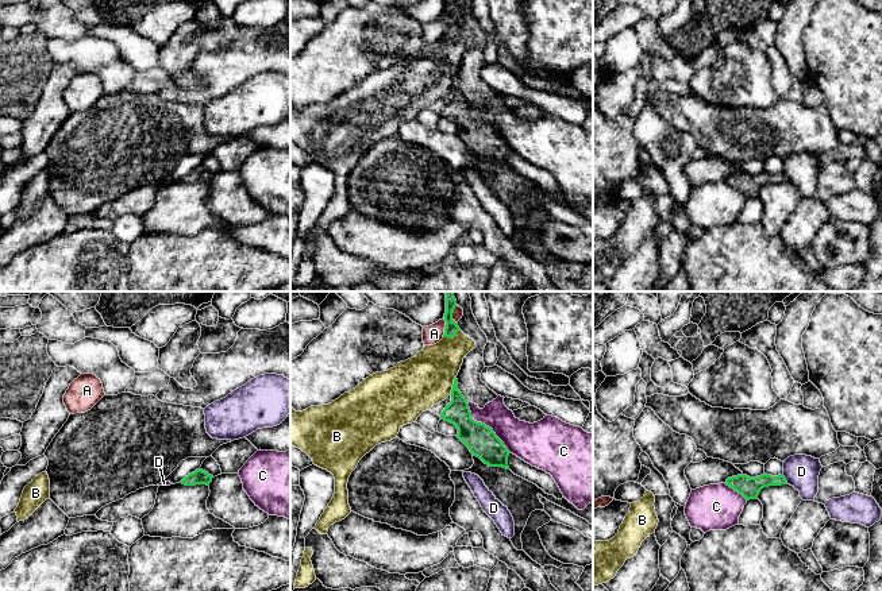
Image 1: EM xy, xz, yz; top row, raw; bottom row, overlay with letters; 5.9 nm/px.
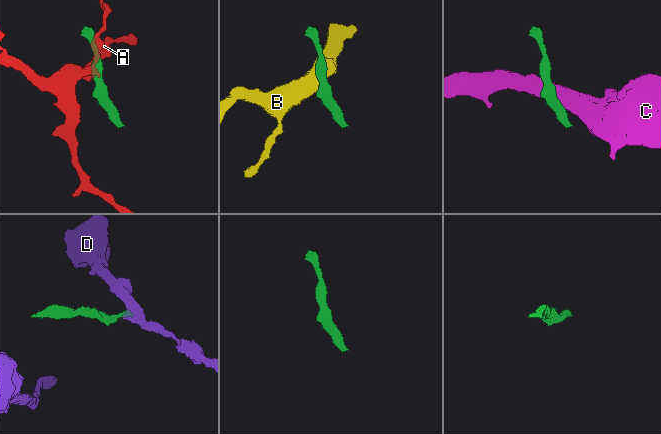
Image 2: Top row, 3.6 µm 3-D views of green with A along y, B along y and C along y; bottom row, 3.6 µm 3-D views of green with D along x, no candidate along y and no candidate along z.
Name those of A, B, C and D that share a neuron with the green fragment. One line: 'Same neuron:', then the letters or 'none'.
Same neuron: none

